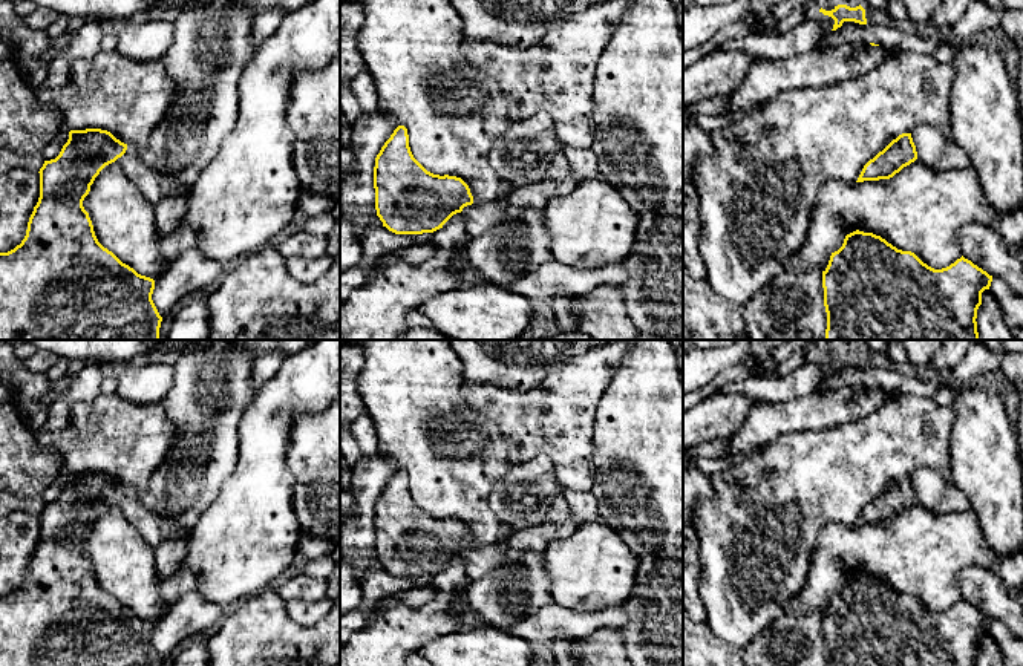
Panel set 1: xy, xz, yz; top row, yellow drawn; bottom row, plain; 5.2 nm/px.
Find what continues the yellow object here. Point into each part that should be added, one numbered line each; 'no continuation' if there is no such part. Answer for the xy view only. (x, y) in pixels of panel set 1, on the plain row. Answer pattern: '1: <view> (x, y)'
1: xy (153, 528)

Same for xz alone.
1: xz (480, 561)

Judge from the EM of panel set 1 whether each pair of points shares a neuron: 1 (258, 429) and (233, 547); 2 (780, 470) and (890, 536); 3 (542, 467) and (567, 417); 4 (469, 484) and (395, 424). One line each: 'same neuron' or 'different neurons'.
1: same neuron
2: different neurons
3: different neurons
4: same neuron

